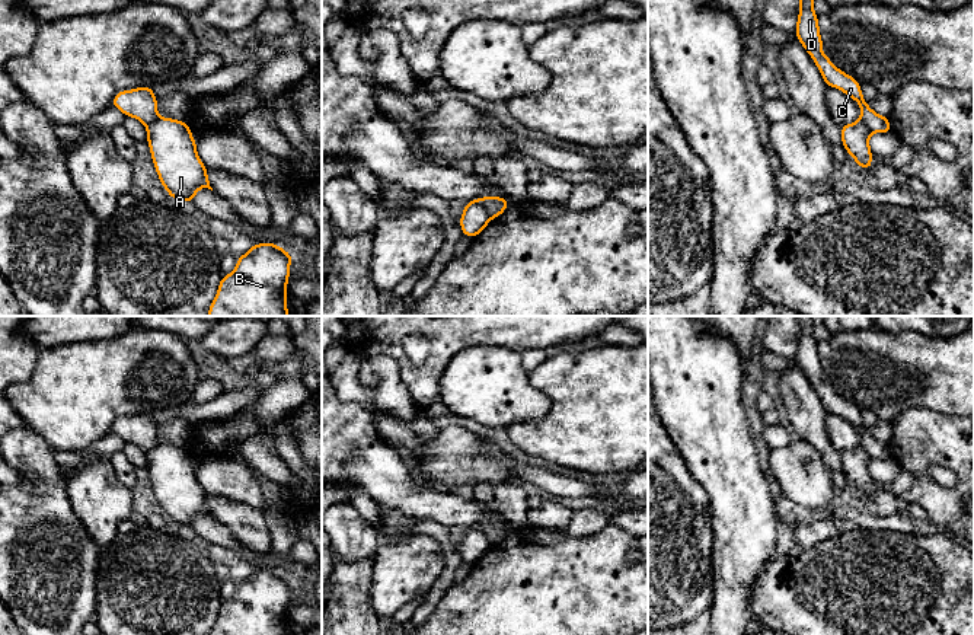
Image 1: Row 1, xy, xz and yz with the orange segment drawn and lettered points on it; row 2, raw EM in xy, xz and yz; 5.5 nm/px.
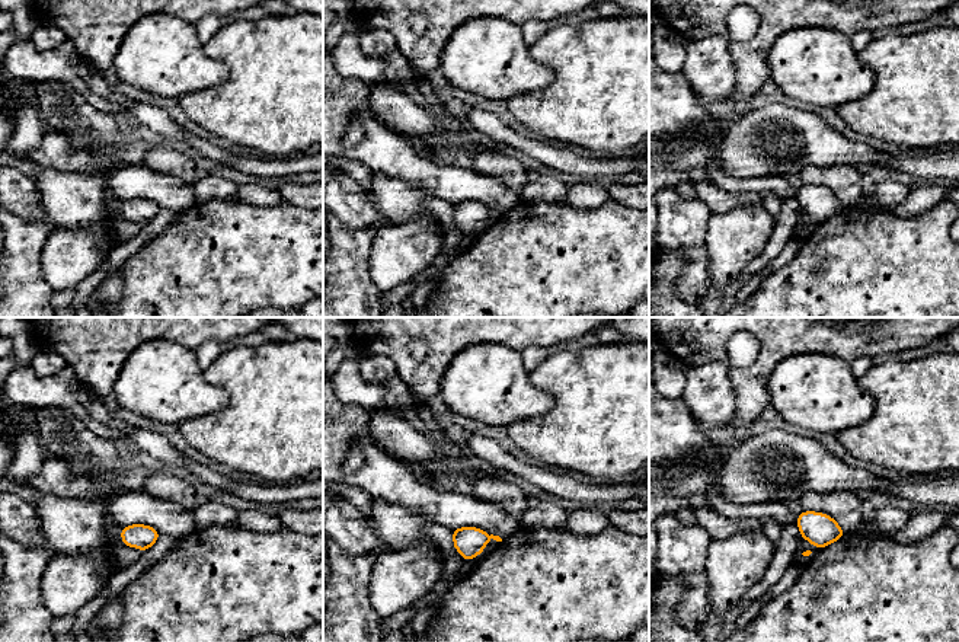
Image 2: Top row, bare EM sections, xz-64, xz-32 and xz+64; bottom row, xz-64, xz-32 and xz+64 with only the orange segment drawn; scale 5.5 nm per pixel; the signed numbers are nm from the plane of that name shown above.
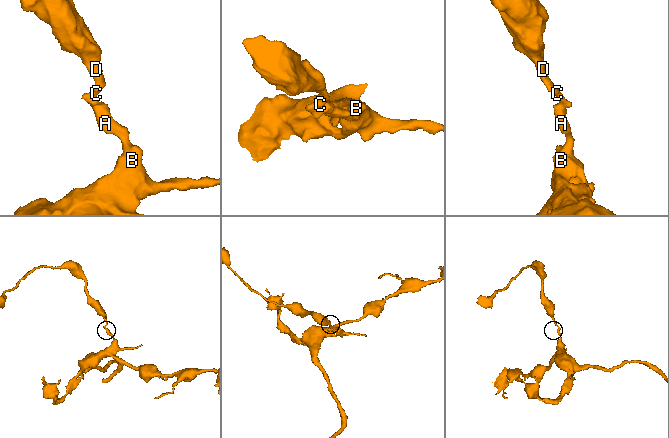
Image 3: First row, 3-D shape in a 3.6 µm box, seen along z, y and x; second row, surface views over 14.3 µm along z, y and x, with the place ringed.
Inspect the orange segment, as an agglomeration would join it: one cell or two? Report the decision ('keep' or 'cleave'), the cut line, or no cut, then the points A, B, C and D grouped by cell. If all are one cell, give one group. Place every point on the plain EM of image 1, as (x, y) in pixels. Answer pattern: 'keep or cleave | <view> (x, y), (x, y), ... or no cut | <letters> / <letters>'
cleave | xz (475, 526), (491, 543) | A B / C D

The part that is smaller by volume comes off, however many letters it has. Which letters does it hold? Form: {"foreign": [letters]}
{"foreign": ["C", "D"]}

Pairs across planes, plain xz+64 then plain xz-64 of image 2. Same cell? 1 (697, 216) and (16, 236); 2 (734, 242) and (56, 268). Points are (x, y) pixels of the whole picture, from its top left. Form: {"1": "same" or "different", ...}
{"1": "different", "2": "same"}

